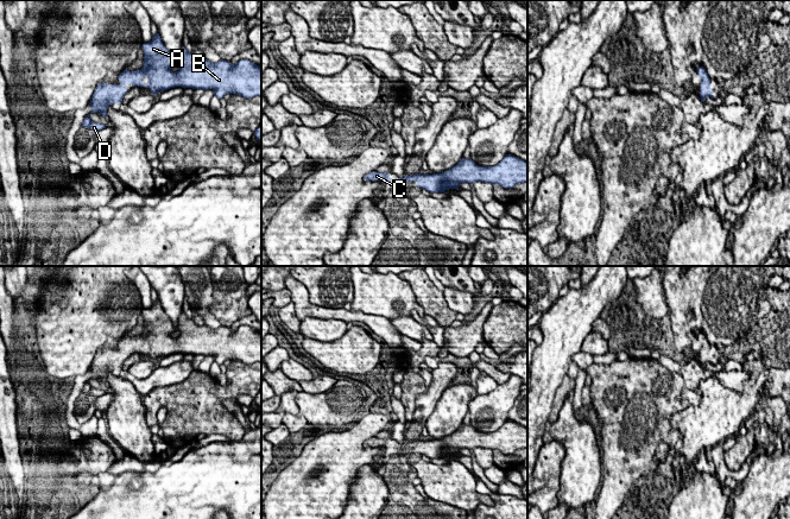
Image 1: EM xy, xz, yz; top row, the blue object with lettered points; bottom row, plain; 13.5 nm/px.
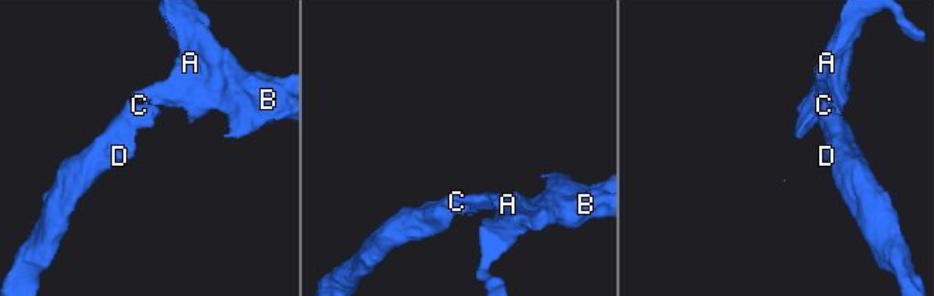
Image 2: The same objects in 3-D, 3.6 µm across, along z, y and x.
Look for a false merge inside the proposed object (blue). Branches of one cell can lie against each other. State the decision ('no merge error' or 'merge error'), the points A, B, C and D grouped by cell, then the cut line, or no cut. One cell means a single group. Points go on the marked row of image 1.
no merge error; A B C D; no cut

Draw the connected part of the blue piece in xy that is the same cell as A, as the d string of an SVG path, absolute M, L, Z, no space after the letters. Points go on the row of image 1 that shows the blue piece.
M159 33L152 40L141 45L144 50L144 67L129 71L126 68L119 76L119 84L101 82L90 100L91 112L107 118L107 108L114 103L122 103L128 91L126 86L147 87L157 95L159 91L175 87L192 89L213 89L217 99L226 94L239 94L246 99L261 96L261 67L248 59L240 59L235 65L220 61L213 63L206 58L198 61L184 46L175 61L162 42Z

